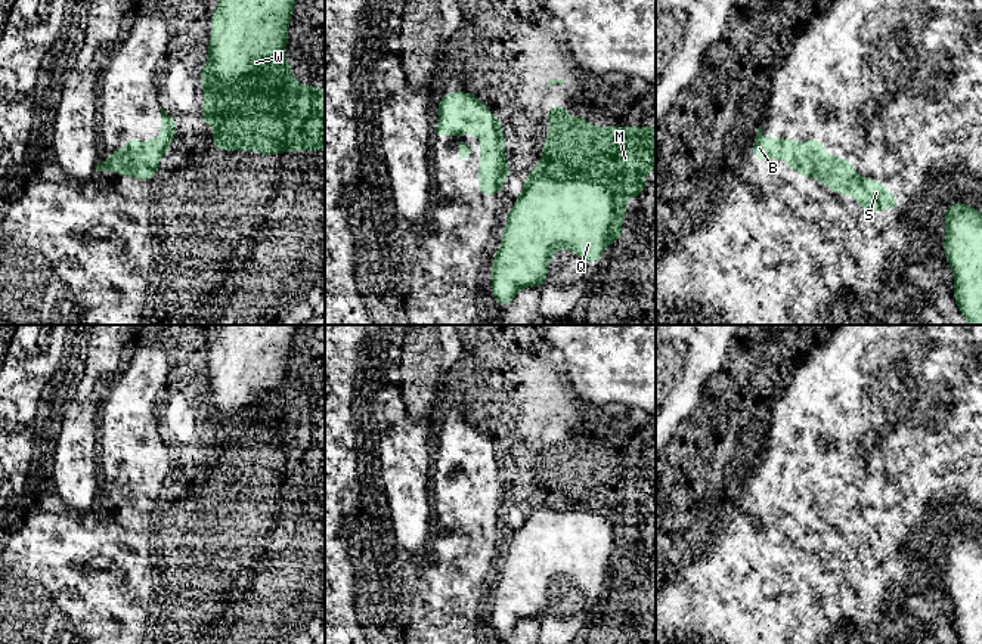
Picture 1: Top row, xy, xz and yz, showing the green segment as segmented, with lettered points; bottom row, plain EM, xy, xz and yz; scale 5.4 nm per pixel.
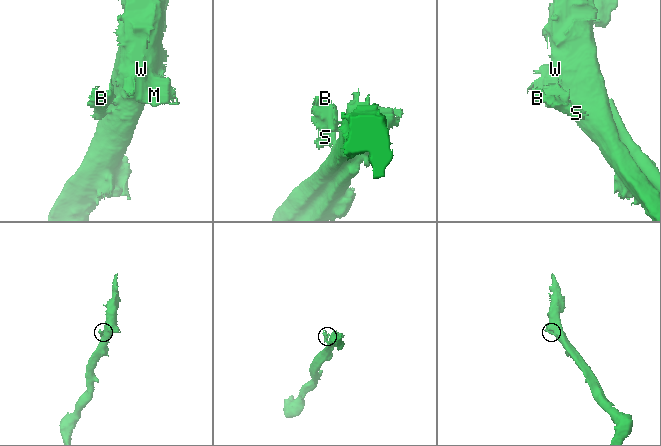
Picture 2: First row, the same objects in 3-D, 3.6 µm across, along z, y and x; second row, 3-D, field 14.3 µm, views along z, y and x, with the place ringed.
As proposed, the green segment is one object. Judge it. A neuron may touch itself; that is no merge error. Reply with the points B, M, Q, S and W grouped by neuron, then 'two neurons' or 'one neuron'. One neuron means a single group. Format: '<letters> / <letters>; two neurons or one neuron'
B M Q S W; one neuron

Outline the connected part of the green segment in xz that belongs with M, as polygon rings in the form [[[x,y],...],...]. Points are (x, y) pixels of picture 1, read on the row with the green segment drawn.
[[[548,106],[549,136],[543,145],[543,157],[540,162],[527,174],[524,189],[512,204],[509,217],[504,227],[501,247],[492,261],[492,297],[507,307],[523,287],[542,287],[548,273],[548,261],[564,247],[567,251],[574,251],[585,263],[598,263],[601,253],[608,244],[617,242],[622,238],[622,222],[626,210],[628,196],[641,196],[645,191],[645,176],[648,170],[656,170],[656,127],[591,127],[588,118],[570,118],[564,106]]]

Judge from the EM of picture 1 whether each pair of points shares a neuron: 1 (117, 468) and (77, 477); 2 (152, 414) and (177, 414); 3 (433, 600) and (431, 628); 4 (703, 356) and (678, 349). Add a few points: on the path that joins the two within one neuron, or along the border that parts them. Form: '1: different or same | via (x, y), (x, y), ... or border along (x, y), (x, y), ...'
1: different | border along (99, 451), (99, 489), (96, 492)
2: different | border along (167, 380), (161, 436)
3: different | border along (467, 618), (427, 618), (421, 628)
4: same | via (697, 350), (684, 349)

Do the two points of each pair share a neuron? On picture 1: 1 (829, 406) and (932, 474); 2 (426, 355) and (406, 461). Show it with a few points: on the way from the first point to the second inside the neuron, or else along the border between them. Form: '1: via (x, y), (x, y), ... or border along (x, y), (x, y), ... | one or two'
1: border along (947, 467), (926, 455), (914, 455), (900, 494) | two
2: via (411, 381), (411, 414), (406, 420), (406, 434) | one

